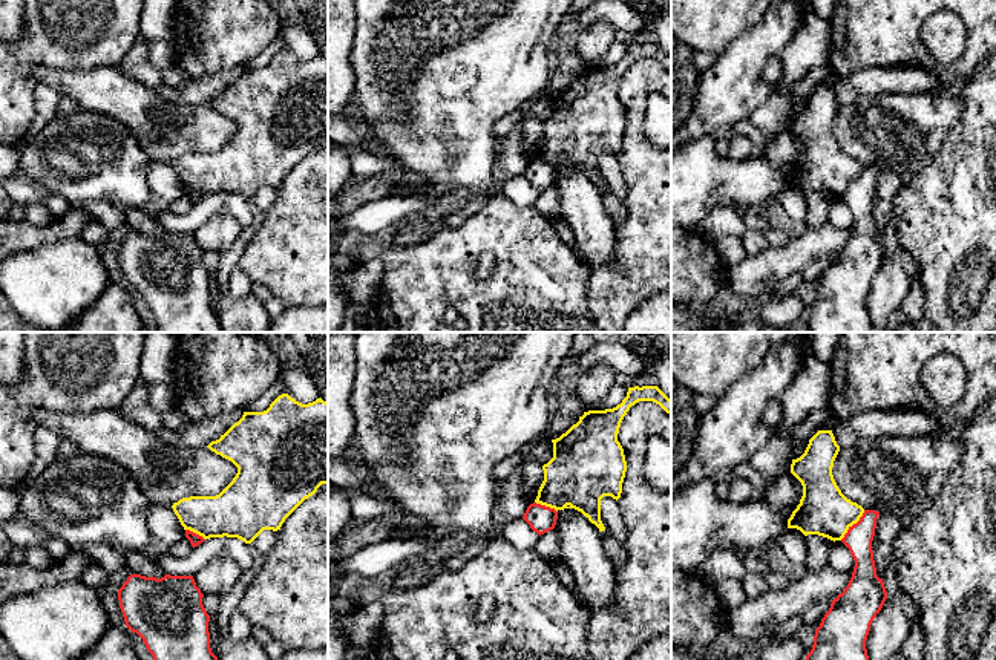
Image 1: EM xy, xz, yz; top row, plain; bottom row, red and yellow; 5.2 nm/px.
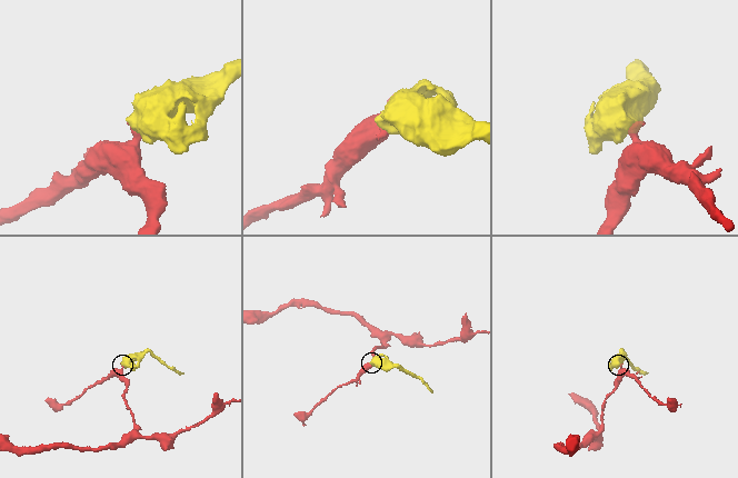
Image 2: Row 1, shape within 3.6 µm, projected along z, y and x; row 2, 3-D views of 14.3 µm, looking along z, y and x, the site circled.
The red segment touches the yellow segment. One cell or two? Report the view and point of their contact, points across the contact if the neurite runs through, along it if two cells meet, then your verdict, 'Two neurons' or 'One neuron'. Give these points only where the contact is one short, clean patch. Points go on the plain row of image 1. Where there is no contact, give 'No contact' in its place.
Touches red at yz (852, 182). Boundary: yz (864, 167), (840, 196). Two neurons

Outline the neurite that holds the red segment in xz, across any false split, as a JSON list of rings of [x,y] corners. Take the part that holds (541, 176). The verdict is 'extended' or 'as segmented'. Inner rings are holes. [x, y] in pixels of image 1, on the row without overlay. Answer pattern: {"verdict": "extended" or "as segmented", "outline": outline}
{"verdict": "as segmented", "outline": [[[533,159],[527,164],[523,176],[533,188],[541,193],[555,185],[558,168],[555,165]]]}

